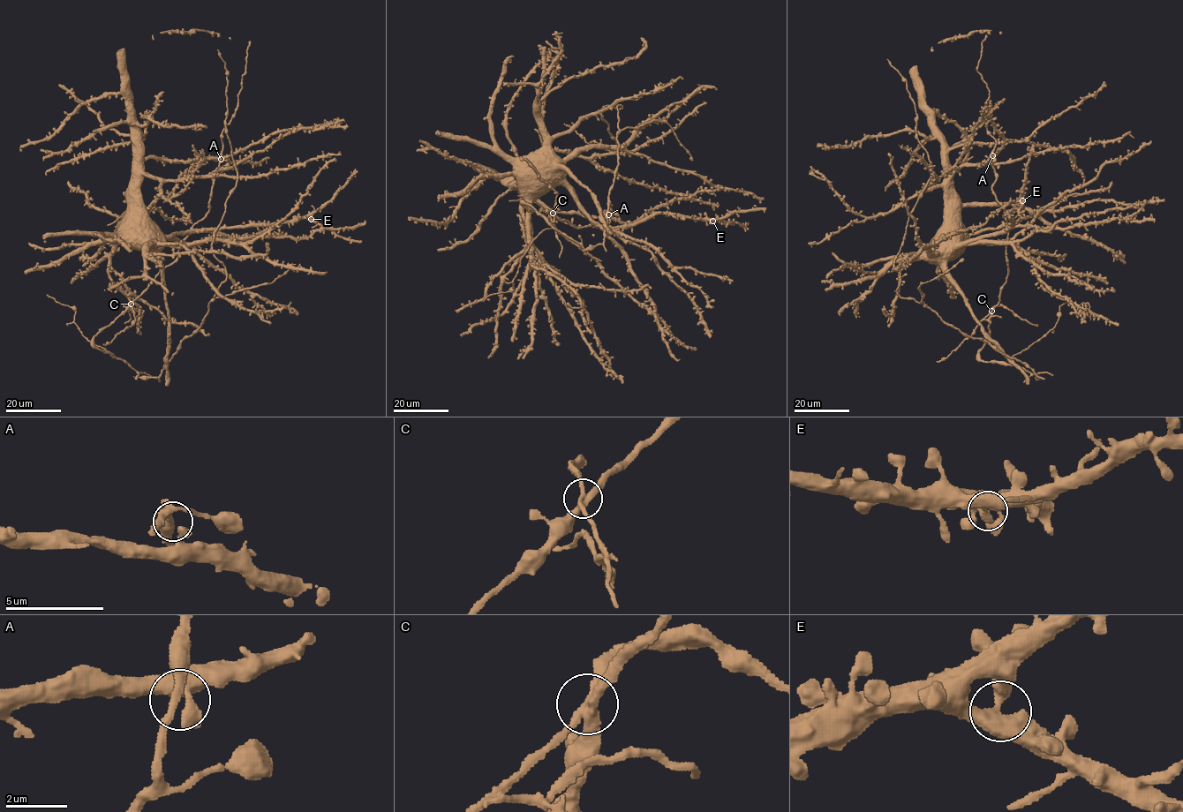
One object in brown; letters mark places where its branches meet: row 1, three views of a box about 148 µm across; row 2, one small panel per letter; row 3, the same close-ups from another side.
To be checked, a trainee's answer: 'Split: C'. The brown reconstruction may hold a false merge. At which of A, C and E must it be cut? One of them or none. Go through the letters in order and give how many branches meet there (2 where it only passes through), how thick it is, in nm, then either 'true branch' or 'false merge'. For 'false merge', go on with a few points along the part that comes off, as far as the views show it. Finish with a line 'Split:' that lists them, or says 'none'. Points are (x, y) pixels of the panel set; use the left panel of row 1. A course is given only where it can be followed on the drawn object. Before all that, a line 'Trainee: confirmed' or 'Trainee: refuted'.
Trainee: confirmed
A: 4 branches meet; 260 nm thick; true branch
C: 4 branches meet; 320 nm thick; false merge; foreign part runs (130, 304), (133, 322), (118, 333), (110, 342), (102, 344)
E: 4 branches meet; 420 nm thick; true branch
Split: C

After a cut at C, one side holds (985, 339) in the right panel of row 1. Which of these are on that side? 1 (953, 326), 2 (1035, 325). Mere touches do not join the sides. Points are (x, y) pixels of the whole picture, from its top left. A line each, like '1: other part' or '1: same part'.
1: same part
2: other part

